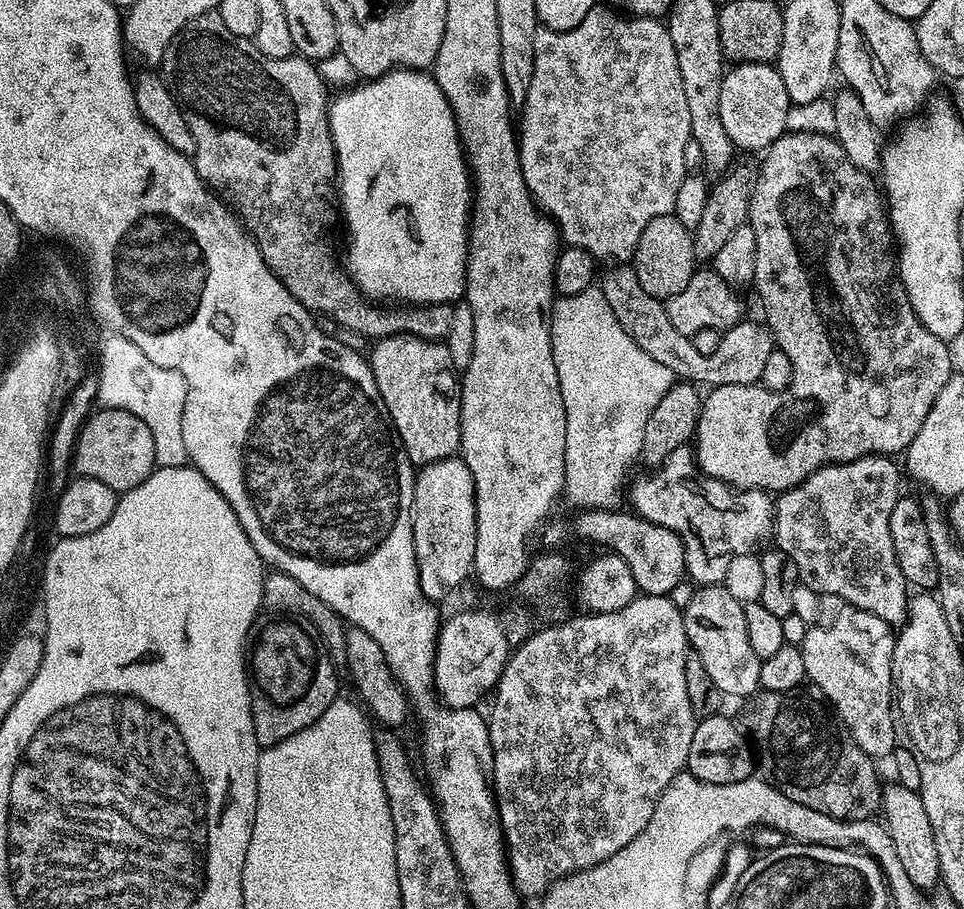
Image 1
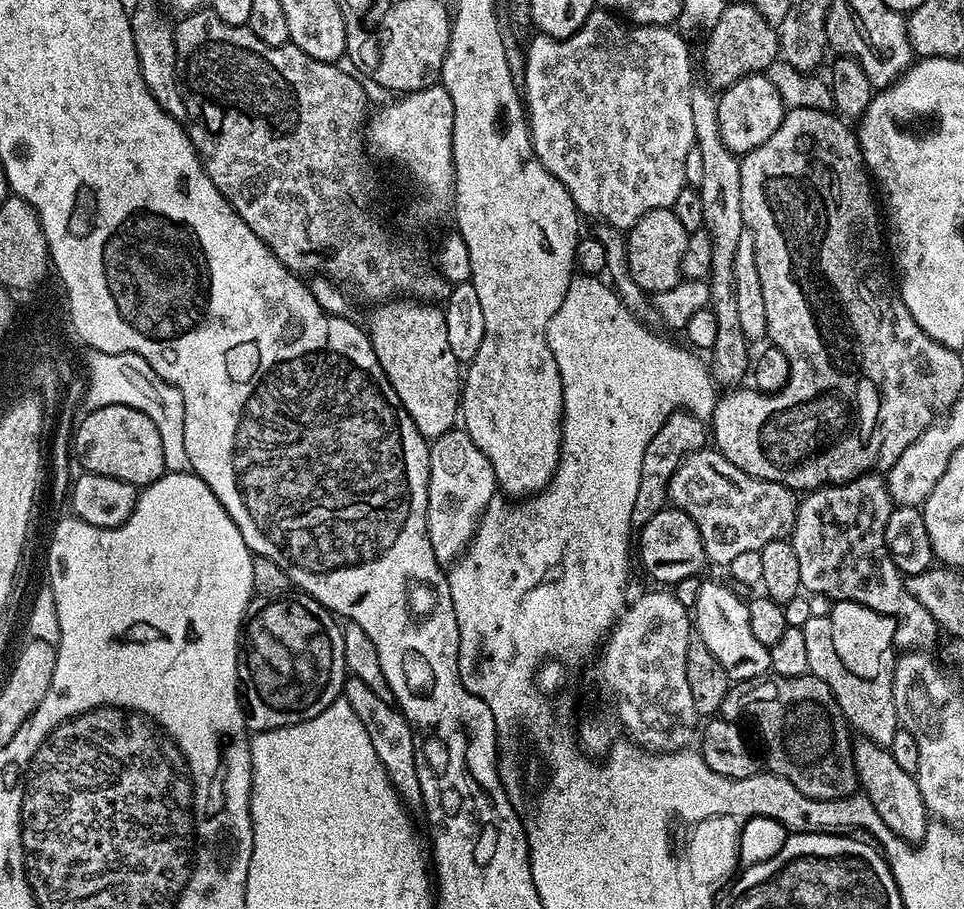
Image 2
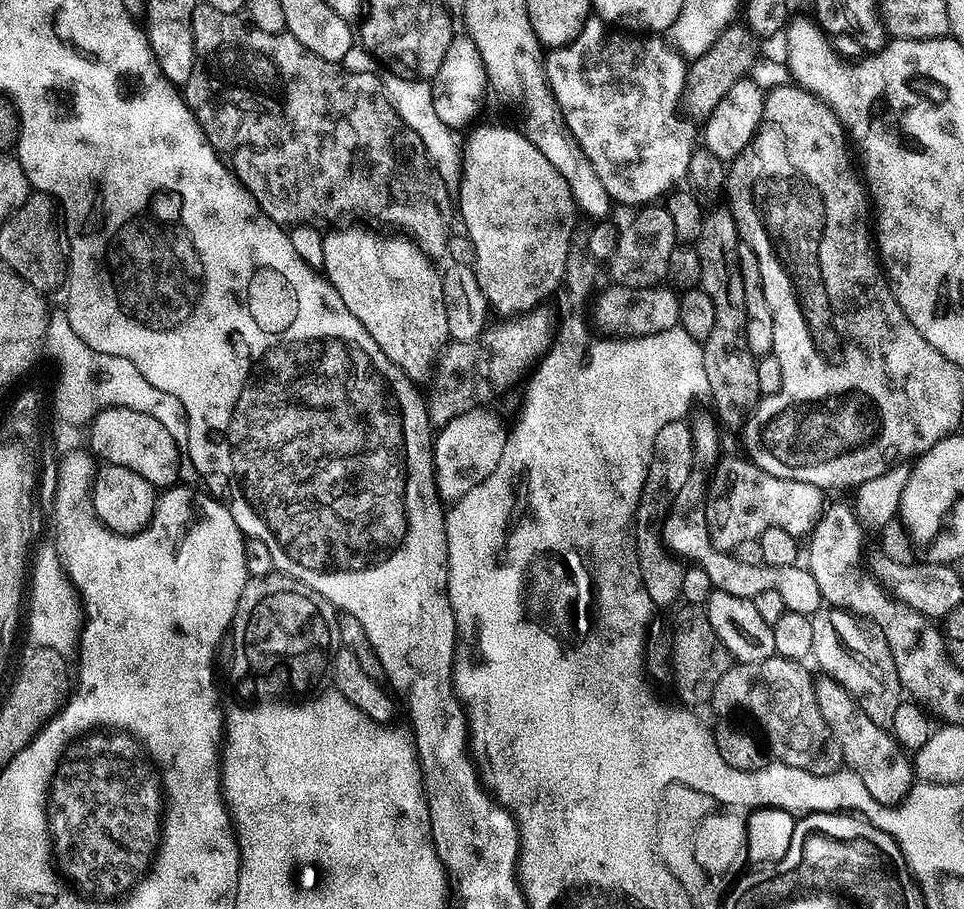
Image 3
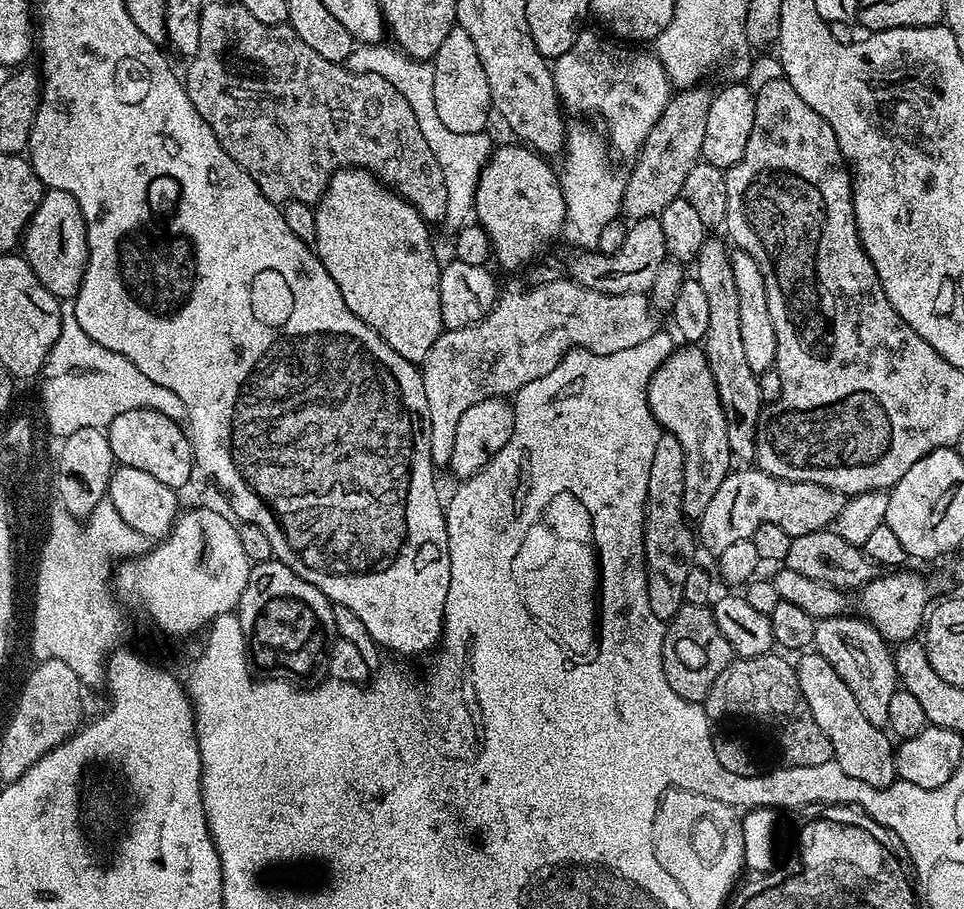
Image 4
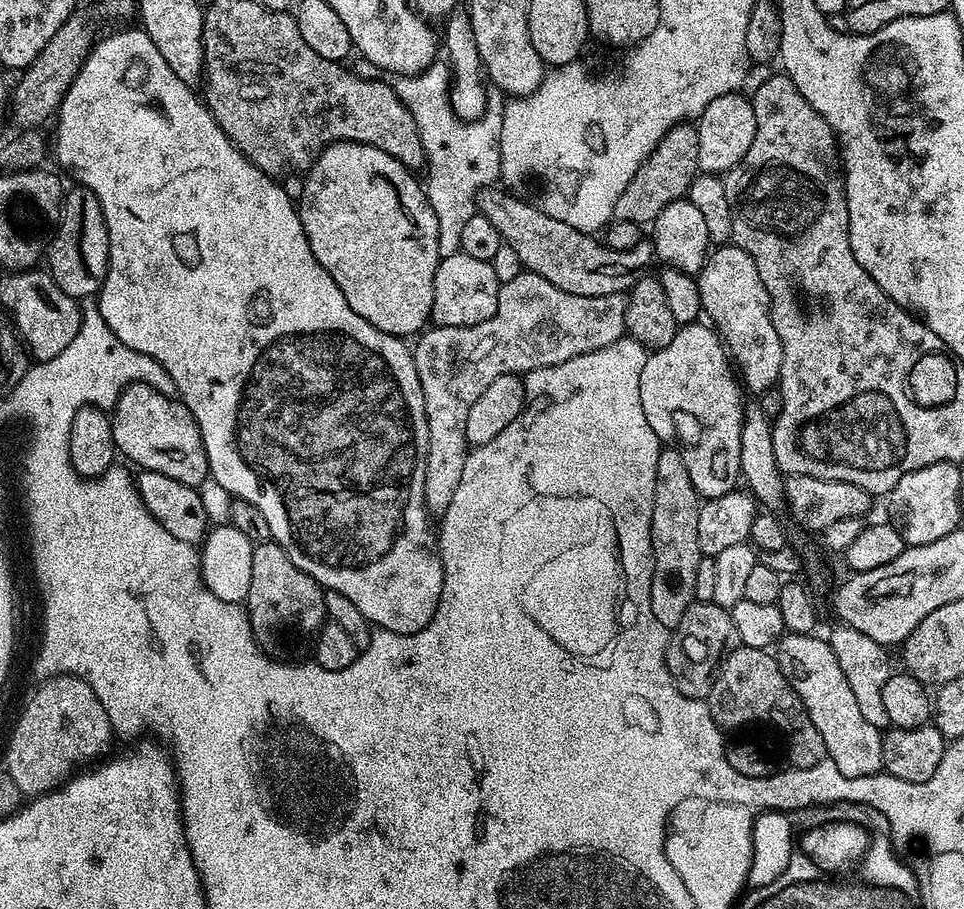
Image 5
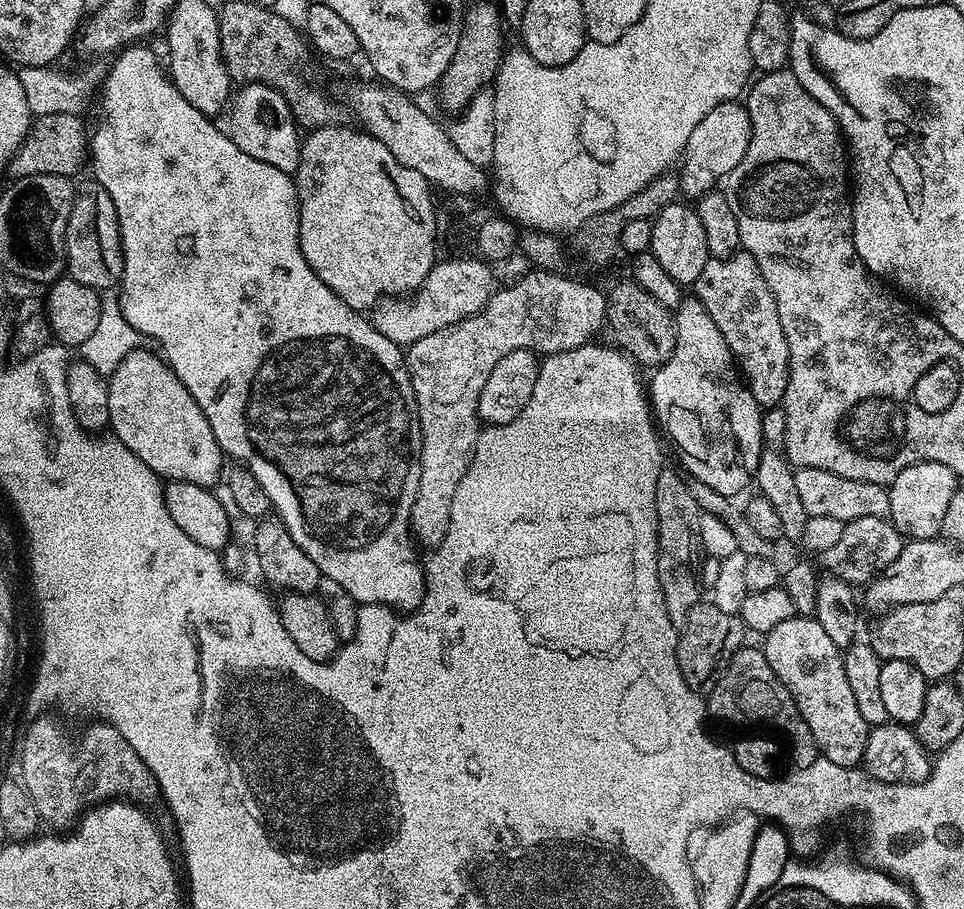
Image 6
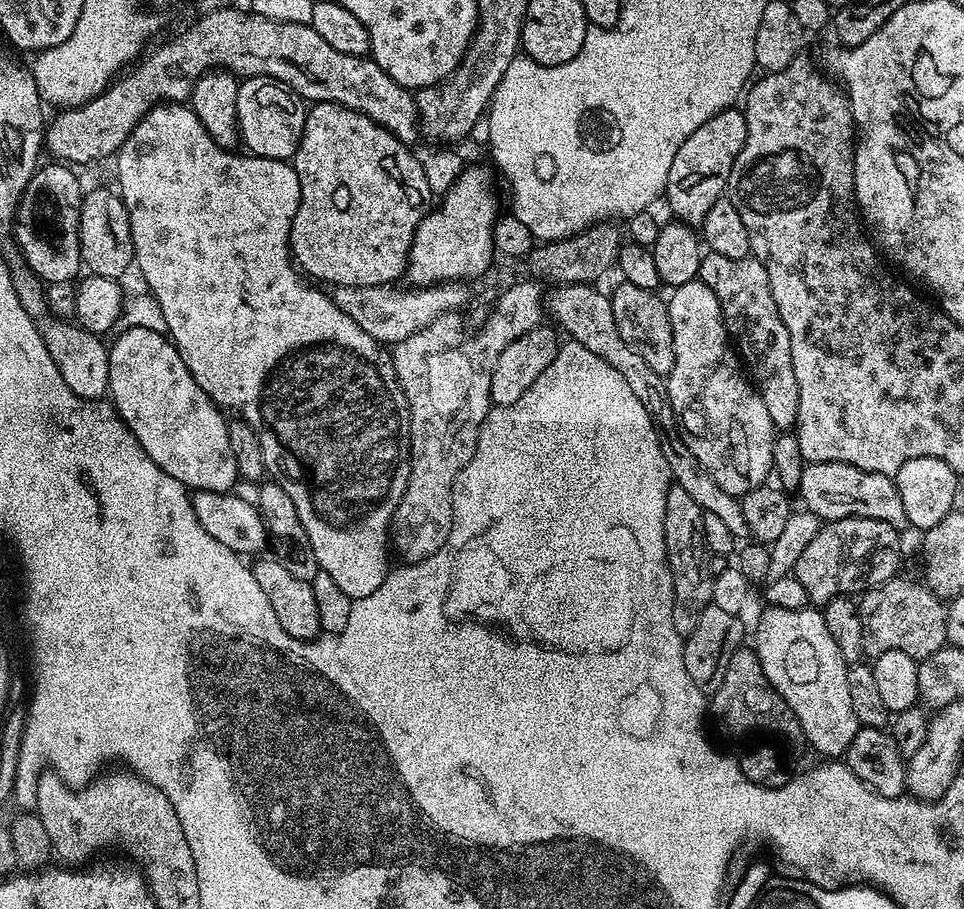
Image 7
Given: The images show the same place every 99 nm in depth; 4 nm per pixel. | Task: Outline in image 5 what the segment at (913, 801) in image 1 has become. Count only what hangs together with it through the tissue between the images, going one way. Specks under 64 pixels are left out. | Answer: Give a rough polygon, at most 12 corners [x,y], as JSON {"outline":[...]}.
{"outline":[[816,634],[778,641],[782,674],[846,778],[884,767],[870,726]]}

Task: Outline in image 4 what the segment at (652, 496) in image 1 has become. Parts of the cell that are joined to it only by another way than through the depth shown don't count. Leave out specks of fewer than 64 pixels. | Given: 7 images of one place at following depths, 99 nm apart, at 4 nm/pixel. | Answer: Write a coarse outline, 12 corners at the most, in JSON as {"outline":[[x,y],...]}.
{"outline":[[752,466],[728,473],[698,519],[703,551],[766,522],[792,537],[835,525],[846,499]]}

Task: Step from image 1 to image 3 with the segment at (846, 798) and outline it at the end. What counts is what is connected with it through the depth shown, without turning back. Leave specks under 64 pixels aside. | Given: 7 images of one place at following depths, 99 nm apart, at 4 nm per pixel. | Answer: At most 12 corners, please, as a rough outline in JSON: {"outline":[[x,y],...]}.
{"outline":[[778,655],[733,663],[710,708],[745,708],[779,763],[821,776],[844,759],[814,676]]}

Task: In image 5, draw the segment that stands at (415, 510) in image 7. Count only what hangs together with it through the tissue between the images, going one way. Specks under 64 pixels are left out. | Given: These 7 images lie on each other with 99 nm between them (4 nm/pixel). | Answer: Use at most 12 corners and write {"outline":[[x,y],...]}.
{"outline":[[527,270],[477,325],[432,326],[424,505],[443,517],[470,458],[466,418],[499,376],[625,339],[627,299]]}

